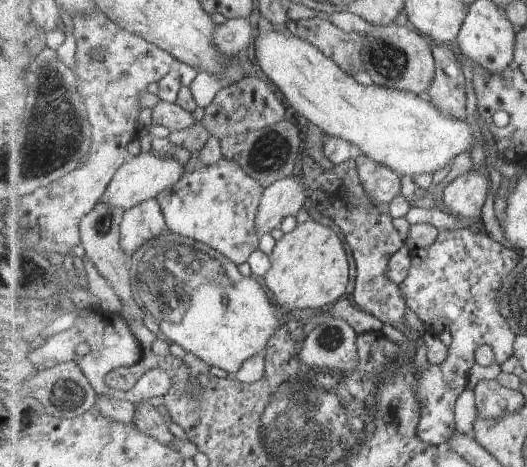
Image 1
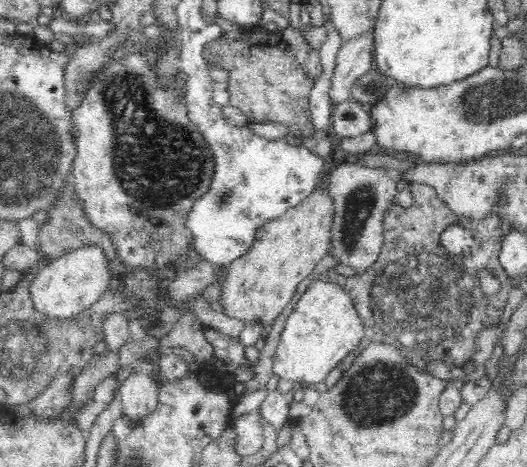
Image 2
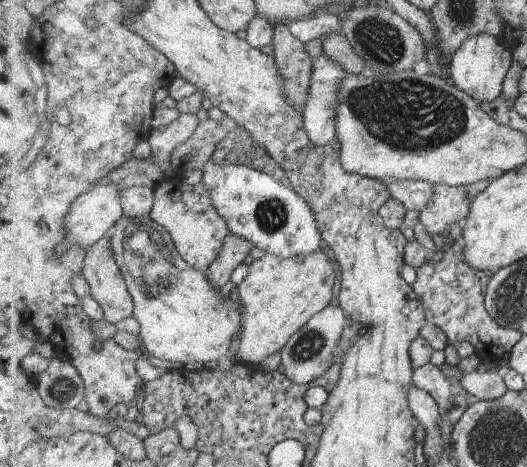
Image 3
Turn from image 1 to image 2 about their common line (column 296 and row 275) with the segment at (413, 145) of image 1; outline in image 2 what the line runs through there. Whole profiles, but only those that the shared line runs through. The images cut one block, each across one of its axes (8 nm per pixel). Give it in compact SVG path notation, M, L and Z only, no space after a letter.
M86 246L67 252L38 267L29 284L30 299L36 313L52 321L68 321L83 310L95 304L108 291L112 273L108 259L98 246Z

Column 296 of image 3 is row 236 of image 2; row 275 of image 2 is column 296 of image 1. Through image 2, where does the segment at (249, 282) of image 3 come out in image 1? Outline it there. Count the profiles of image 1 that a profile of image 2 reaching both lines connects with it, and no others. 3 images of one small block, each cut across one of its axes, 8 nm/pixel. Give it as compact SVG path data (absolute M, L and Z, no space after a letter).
M309 219L276 242L271 254L271 270L264 276L275 302L289 310L325 310L346 296L349 284L349 258L335 230Z

